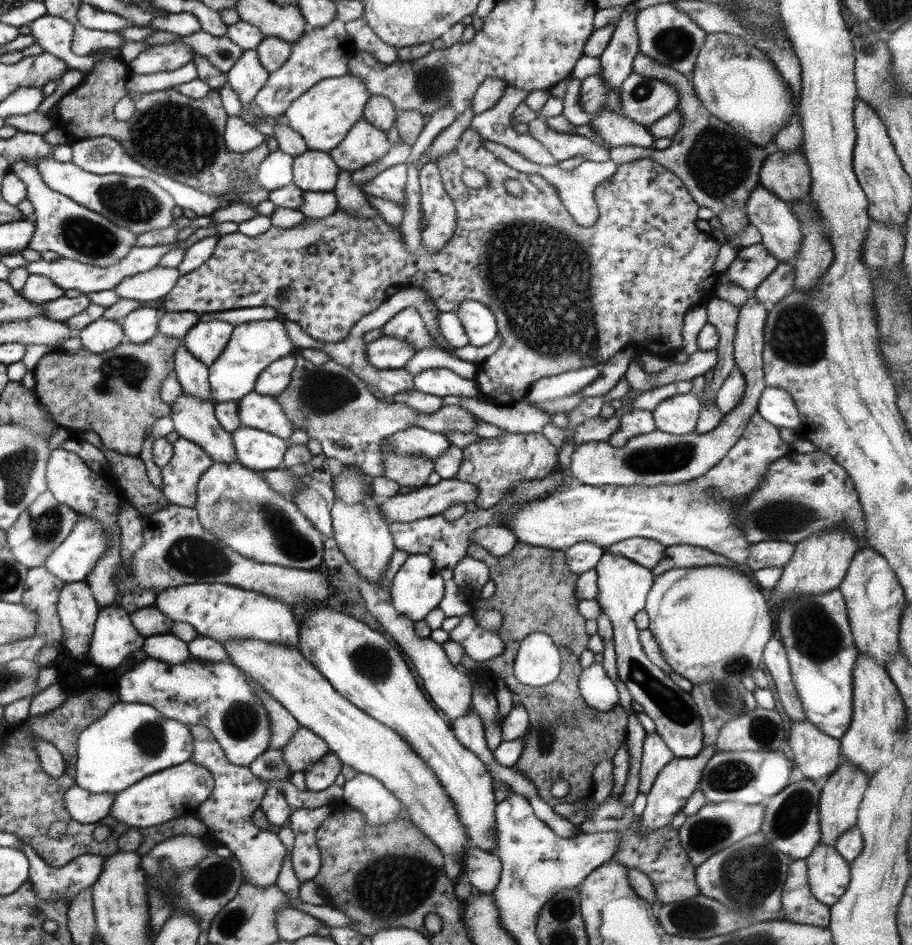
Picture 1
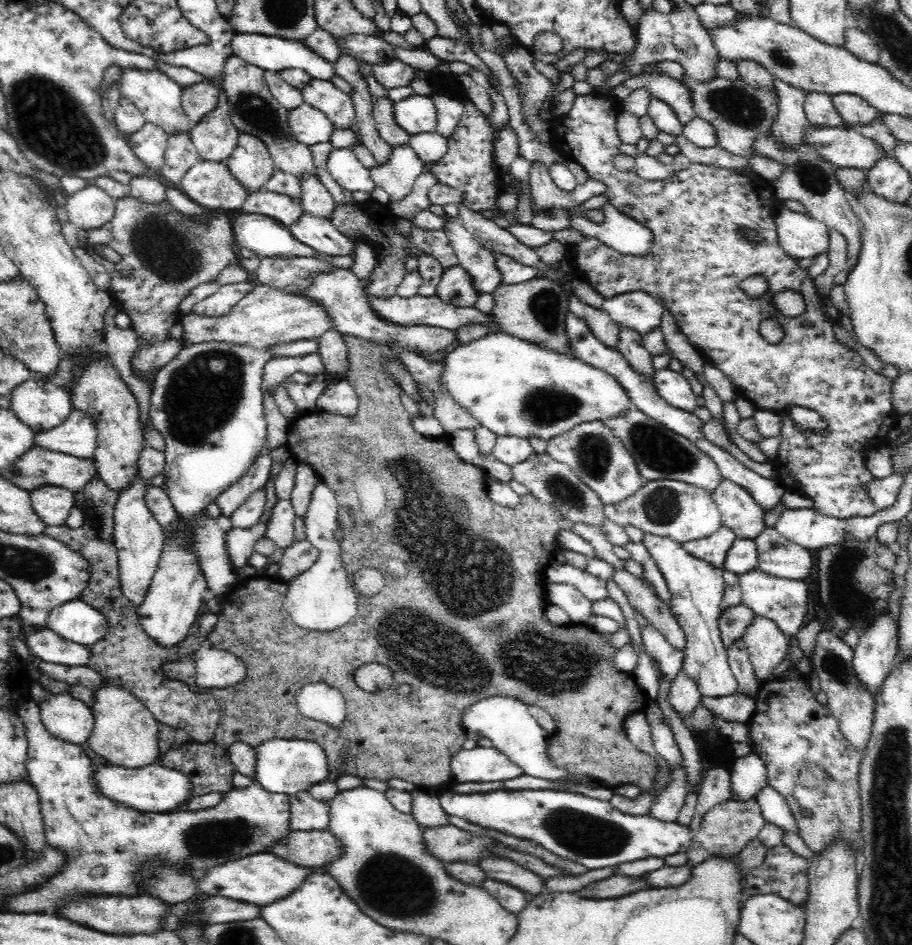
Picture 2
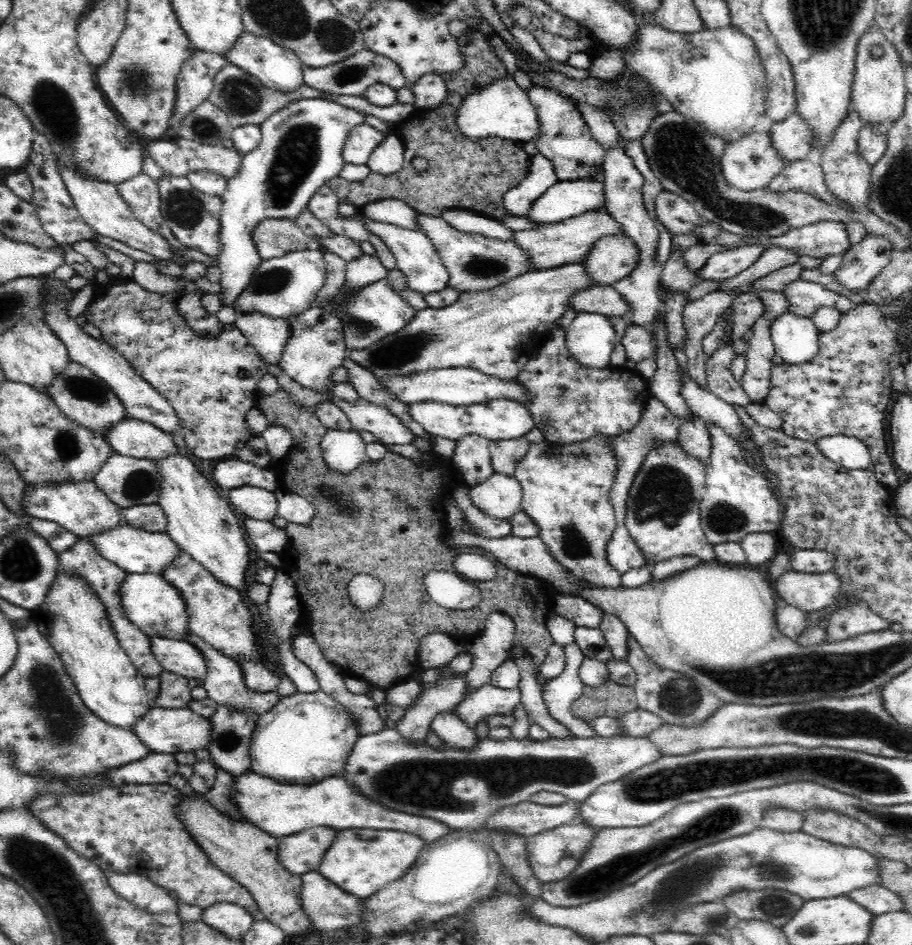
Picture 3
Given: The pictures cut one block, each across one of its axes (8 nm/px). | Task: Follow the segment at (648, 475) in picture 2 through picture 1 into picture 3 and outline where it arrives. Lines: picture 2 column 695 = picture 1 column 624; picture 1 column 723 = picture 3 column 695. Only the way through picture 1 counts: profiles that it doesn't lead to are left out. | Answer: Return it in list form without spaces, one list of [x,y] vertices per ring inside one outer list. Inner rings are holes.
[[[692,416],[682,422],[678,428],[678,446],[702,462],[708,460],[712,452],[712,438],[706,422],[700,416]]]

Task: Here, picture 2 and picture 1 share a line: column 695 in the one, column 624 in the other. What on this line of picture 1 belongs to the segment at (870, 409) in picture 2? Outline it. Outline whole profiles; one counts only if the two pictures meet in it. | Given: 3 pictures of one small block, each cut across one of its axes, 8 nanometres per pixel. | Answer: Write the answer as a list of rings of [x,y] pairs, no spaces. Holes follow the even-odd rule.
[[[473,132],[461,134],[457,146],[453,150],[449,150],[447,154],[435,158],[433,164],[439,170],[443,194],[447,194],[447,198],[455,206],[455,232],[449,238],[449,242],[443,242],[441,248],[429,250],[429,246],[425,246],[421,242],[419,248],[413,254],[409,254],[409,252],[405,252],[399,228],[387,224],[387,220],[381,214],[377,214],[373,218],[371,216],[353,216],[353,214],[347,214],[345,210],[337,208],[331,216],[327,216],[323,220],[315,220],[315,218],[305,216],[305,220],[299,222],[293,228],[271,226],[267,232],[263,232],[263,234],[259,234],[255,238],[249,238],[249,236],[245,236],[241,232],[219,236],[219,242],[217,242],[213,254],[209,256],[209,260],[199,270],[193,270],[191,274],[181,276],[177,280],[177,284],[171,288],[171,292],[163,298],[165,306],[167,306],[165,310],[167,312],[195,312],[195,314],[201,316],[203,312],[221,312],[221,310],[235,310],[235,308],[257,308],[257,306],[273,308],[279,314],[279,320],[297,322],[297,326],[309,338],[319,340],[323,344],[335,344],[335,342],[345,342],[345,338],[349,338],[349,332],[357,326],[357,322],[361,318],[365,318],[365,314],[369,314],[369,312],[373,312],[373,310],[377,310],[381,306],[381,302],[385,300],[385,290],[389,286],[393,286],[393,288],[395,286],[397,288],[405,288],[405,286],[407,288],[423,288],[423,282],[425,282],[425,292],[435,302],[435,308],[439,312],[451,312],[463,300],[481,302],[483,306],[487,306],[493,312],[493,316],[497,320],[497,338],[501,340],[501,344],[497,344],[497,352],[493,352],[489,358],[485,358],[477,366],[477,376],[473,380],[477,390],[479,390],[479,394],[493,406],[513,406],[513,404],[519,404],[519,402],[525,400],[525,396],[531,390],[533,382],[537,382],[541,378],[557,376],[561,372],[565,374],[567,370],[581,370],[581,368],[587,368],[587,366],[601,366],[611,356],[615,356],[617,350],[623,350],[627,346],[635,346],[639,350],[647,348],[649,354],[653,354],[653,356],[657,356],[657,358],[661,358],[665,362],[669,362],[671,356],[675,356],[675,354],[679,354],[683,350],[681,324],[685,320],[687,310],[691,310],[693,306],[705,306],[709,302],[709,298],[715,296],[719,274],[713,272],[711,268],[713,268],[713,262],[715,262],[715,256],[717,256],[717,250],[719,250],[721,244],[717,244],[709,234],[705,234],[705,232],[695,228],[695,220],[699,220],[697,218],[699,206],[697,206],[697,202],[693,202],[693,198],[685,190],[683,182],[673,172],[665,170],[663,166],[655,164],[649,158],[617,166],[615,174],[595,188],[595,204],[599,206],[599,220],[591,228],[585,228],[585,226],[579,226],[573,220],[573,216],[565,210],[565,206],[563,206],[555,186],[551,186],[539,174],[525,174],[525,172],[513,170],[511,166],[507,166],[505,162],[495,158],[489,150],[485,150],[479,144],[479,136],[473,134]],[[465,168],[483,170],[487,174],[487,186],[479,188],[479,190],[465,188],[465,184],[461,180],[461,174],[463,174]],[[507,180],[517,180],[521,184],[521,188],[523,188],[523,194],[521,196],[509,196],[505,186],[503,186]]]

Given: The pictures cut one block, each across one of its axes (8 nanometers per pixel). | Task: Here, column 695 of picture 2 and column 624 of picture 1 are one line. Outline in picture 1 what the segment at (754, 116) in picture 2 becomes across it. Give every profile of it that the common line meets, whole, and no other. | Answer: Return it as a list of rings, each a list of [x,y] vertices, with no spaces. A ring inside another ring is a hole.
[[[631,72],[619,90],[625,116],[643,128],[651,128],[679,104],[679,90],[675,84],[641,76],[637,72]]]

